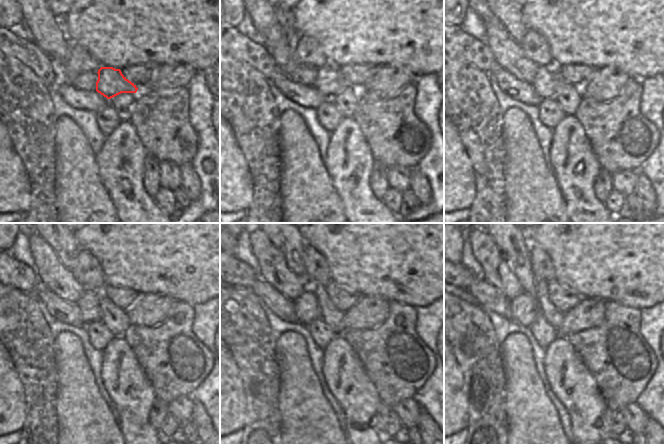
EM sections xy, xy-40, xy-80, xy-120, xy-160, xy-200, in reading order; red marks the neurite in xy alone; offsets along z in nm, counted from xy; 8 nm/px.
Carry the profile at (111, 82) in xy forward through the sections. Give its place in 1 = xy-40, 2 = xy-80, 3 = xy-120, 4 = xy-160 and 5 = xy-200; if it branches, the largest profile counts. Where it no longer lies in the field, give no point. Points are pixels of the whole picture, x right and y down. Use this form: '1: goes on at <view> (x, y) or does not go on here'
1: goes on at xy-40 (329, 82)
2: goes on at xy-80 (547, 81)
3: goes on at xy-120 (89, 304)
4: goes on at xy-160 (306, 307)
5: goes on at xy-200 (523, 308)

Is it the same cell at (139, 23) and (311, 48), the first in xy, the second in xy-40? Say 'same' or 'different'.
different

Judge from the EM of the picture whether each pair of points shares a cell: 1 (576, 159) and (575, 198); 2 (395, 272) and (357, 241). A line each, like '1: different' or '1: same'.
1: same
2: same

